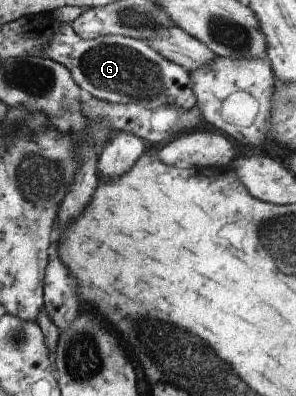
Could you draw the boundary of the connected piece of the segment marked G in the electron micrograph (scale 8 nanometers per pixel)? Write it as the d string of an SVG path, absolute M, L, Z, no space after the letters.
M64 23L42 50L43 56L66 66L80 89L110 103L140 103L155 111L162 106L178 106L191 110L197 106L192 75L150 48L146 41L121 35L78 36L71 23Z

